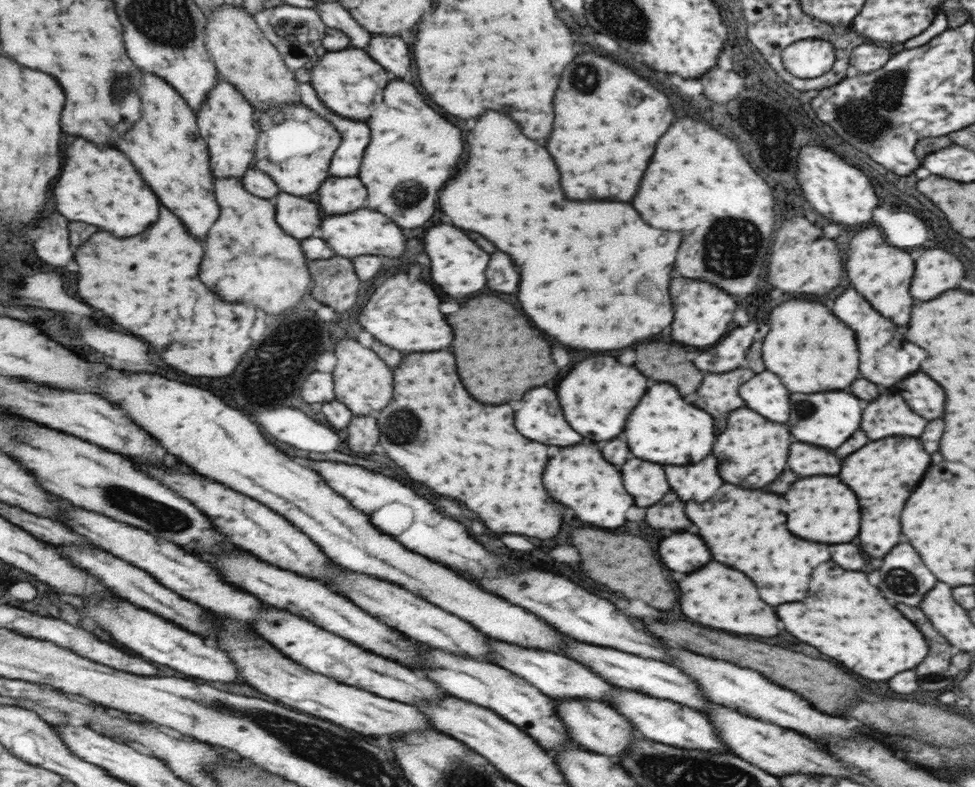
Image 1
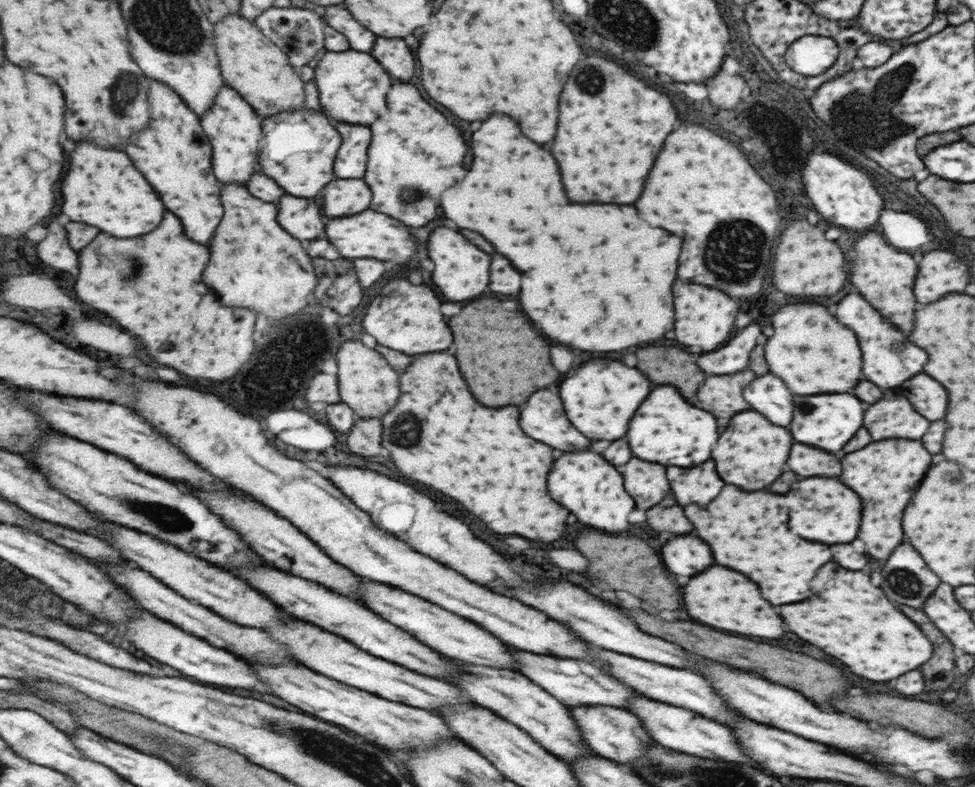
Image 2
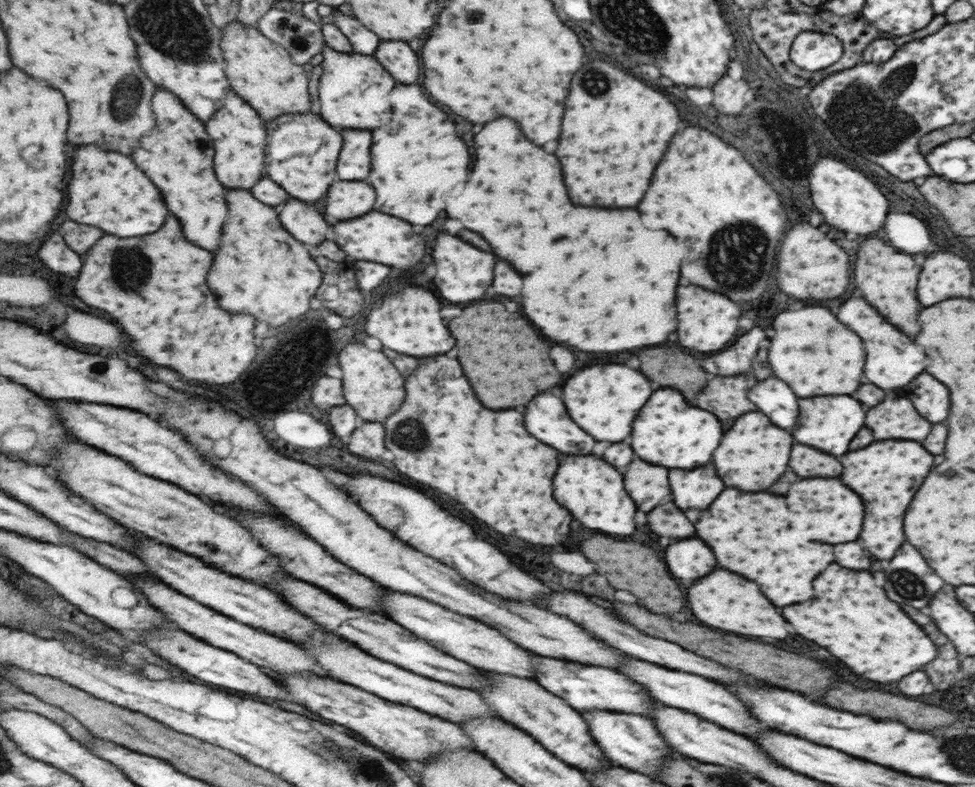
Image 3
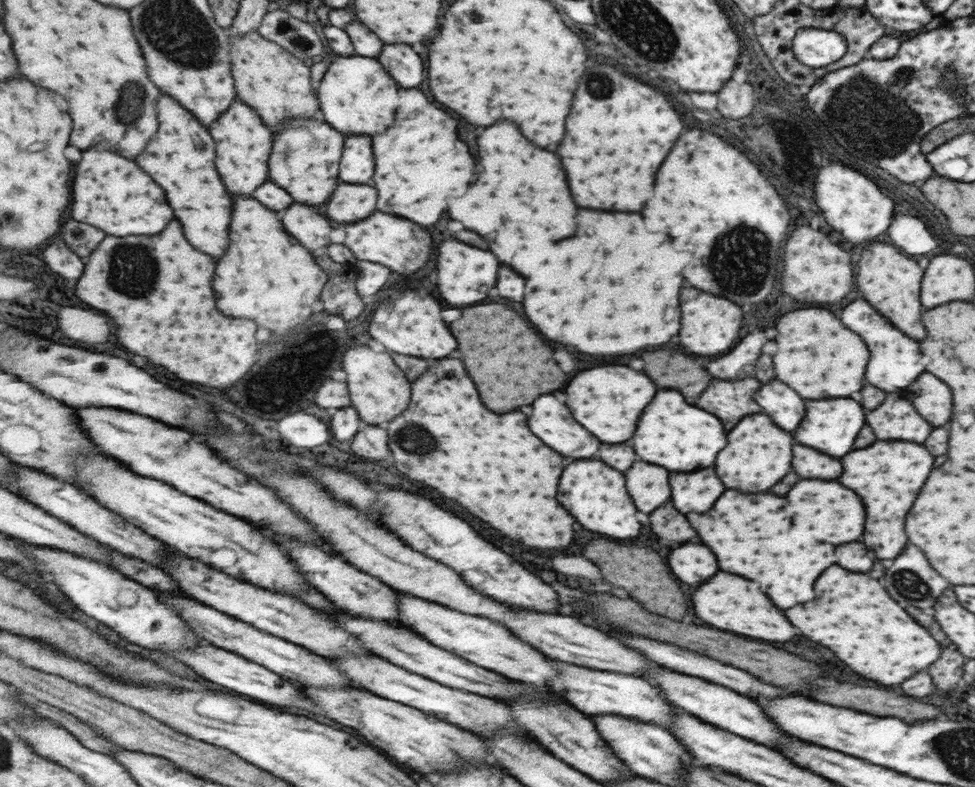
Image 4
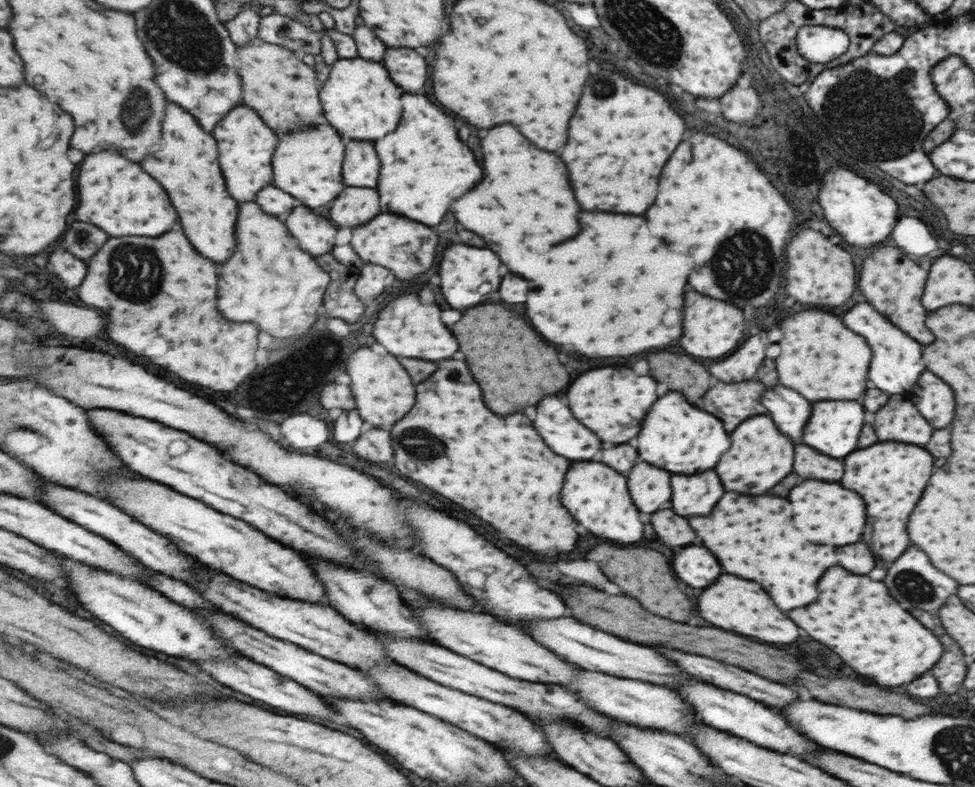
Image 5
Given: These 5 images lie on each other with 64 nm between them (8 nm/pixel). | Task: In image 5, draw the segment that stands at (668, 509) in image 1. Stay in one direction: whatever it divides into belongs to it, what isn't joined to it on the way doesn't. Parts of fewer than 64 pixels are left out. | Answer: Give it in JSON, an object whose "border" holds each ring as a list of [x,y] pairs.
{"border":[[[671,508],[655,512],[655,516],[651,516],[651,526],[665,546],[685,546],[695,540],[695,534],[689,528],[687,520],[673,514]]]}

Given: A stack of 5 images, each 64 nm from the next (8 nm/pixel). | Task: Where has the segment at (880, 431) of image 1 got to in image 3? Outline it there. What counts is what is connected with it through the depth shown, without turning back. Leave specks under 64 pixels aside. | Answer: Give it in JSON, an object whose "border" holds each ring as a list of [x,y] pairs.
{"border":[[[887,396],[883,402],[867,410],[867,428],[873,440],[923,440],[931,424],[923,420],[905,398]]]}

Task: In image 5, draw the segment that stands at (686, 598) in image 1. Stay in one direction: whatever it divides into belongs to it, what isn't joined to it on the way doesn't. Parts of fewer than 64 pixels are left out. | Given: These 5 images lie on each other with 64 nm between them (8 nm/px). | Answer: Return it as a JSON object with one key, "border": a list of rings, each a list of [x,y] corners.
{"border":[[[723,574],[723,580],[719,580],[719,584],[713,584],[711,588],[707,588],[707,592],[701,592],[697,596],[697,610],[703,620],[707,620],[717,628],[751,636],[763,642],[789,644],[799,634],[799,628],[783,612],[775,608],[771,598],[759,588],[757,582],[741,580],[729,574]]]}

